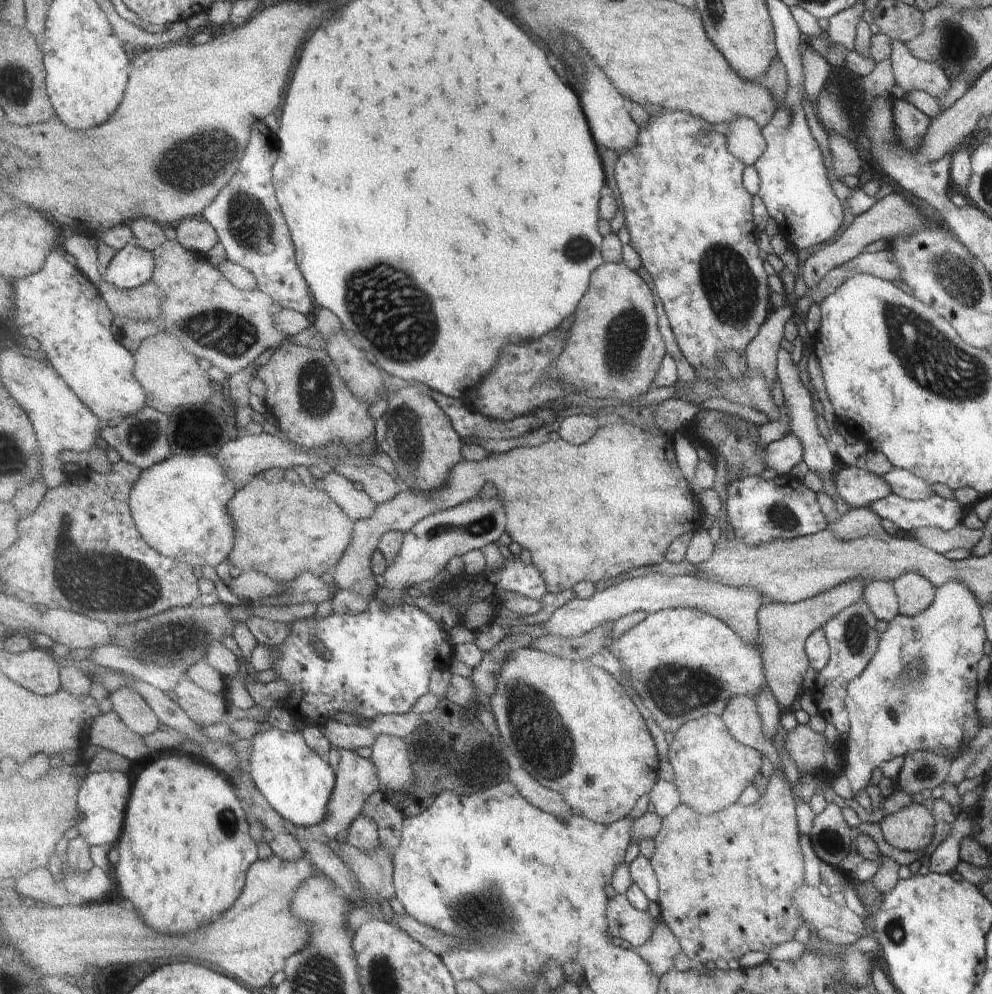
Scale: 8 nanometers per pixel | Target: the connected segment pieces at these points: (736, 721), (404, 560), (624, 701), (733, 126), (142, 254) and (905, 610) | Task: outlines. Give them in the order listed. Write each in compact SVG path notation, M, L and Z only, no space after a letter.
M739 695L728 700L722 714L731 734L746 747L755 749L762 757L766 757L772 769L780 766L775 747L764 733L761 717L752 697Z
M501 498L472 499L458 507L451 507L420 520L405 533L400 553L385 571L384 583L375 598L381 599L387 607L403 602L409 588L419 582L427 582L446 568L452 559L463 557L475 549L499 542L506 532L508 514Z
M528 645L507 655L498 676L498 683L495 694L492 696L491 704L499 735L507 742L507 746L511 746L511 750L521 760L521 768L525 769L543 786L560 792L569 803L569 806L571 806L575 815L587 817L589 820L602 825L610 825L627 819L629 812L637 806L639 798L643 798L645 794L650 794L652 788L659 780L656 771L659 770L659 764L662 763L659 762L659 752L657 752L655 740L653 740L653 736L651 736L651 732L649 732L649 728L647 728L647 724L645 724L645 720L641 716L641 712L639 712L639 707L631 700L624 686L619 682L614 668L609 666L599 667L589 660L582 662L564 659Z
M743 115L734 116L728 123L728 149L739 157L745 166L751 166L763 154L765 143L760 128Z
M137 243L120 250L104 270L104 278L118 289L132 291L154 277L154 254Z
M906 572L891 584L897 597L897 612L904 617L914 617L932 602L935 587L920 574Z

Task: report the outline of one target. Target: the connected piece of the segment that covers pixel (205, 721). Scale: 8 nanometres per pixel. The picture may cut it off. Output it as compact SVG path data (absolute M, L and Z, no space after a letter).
M187 676L180 679L174 692L183 710L203 728L227 720L229 706L226 705L224 696L207 692Z

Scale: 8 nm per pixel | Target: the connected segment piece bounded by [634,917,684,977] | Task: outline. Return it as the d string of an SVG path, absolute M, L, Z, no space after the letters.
M660 917L651 940L634 950L649 962L660 977L675 968L676 956L684 952L677 936Z

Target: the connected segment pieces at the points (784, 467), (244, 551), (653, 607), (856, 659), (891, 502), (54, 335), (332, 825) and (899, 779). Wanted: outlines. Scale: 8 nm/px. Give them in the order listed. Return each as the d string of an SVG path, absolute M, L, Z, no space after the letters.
M787 433L771 441L765 448L763 456L765 466L777 475L787 475L789 470L802 460L802 448L797 438Z
M261 475L242 489L237 490L228 502L228 511L235 520L236 544L230 554L229 561L241 572L257 571L266 574L277 582L286 583L300 577L304 572L312 572L318 577L329 568L335 568L348 546L352 544L354 521L326 491L308 488L305 484L283 480L278 483L269 482Z
M653 574L653 575L647 575L645 577L635 577L633 579L625 579L623 581L620 581L618 583L614 583L610 587L607 587L603 591L597 591L595 593L595 596L593 598L590 598L589 600L583 600L583 599L573 599L571 602L568 602L565 606L562 606L561 608L558 608L551 617L551 620L548 620L543 625L538 625L545 627L548 633L546 635L555 635L560 637L578 637L582 634L585 634L586 632L589 632L590 630L593 630L597 625L600 625L601 623L606 623L607 621L616 621L619 620L619 618L623 618L623 616L627 616L627 614L631 614L631 612L639 612L639 610L643 610L643 612L648 613L656 613L659 611L662 611L663 609L684 609L684 608L692 608L692 609L699 609L700 611L705 611L707 614L713 615L714 617L717 617L718 619L721 619L723 622L726 622L733 630L737 631L737 634L744 640L745 636L753 636L757 634L757 625L754 622L754 616L756 610L763 604L763 600L760 597L760 594L755 589L750 589L749 587L730 587L727 585L724 585L723 583L714 583L713 581L710 581L709 579L702 579L701 577L698 577L697 575L675 575L674 577L667 577L666 575L661 574Z
M859 600L833 615L820 628L828 644L828 661L817 672L817 681L812 694L818 714L827 723L833 724L838 734L849 730L848 716L844 707L847 683L863 672L877 648L879 633L875 630L875 621L873 615L866 609L865 603Z
M889 494L870 503L867 508L880 519L892 522L901 535L907 536L925 527L950 531L963 520L961 504L955 499L944 499L935 494L916 501Z
M57 247L47 257L41 272L13 279L17 292L17 312L15 322L23 336L33 336L43 344L43 350L49 354L52 366L73 386L77 396L104 422L113 418L133 416L141 412L147 404L145 389L136 379L136 358L113 334L112 326L116 315L108 307L96 284L93 284L76 265L67 262L65 249Z
M331 743L331 749L334 749L340 758L336 769L336 789L333 791L332 797L329 799L328 816L325 816L323 821L319 821L315 826L320 831L318 837L321 835L325 837L327 843L335 843L337 836L341 832L348 832L352 824L361 815L361 808L367 796L371 796L373 792L379 788L379 779L376 776L376 766L371 760L364 759L355 751L350 751Z
M914 751L903 757L903 766L896 776L896 783L907 795L941 786L945 782L952 760L933 751Z

